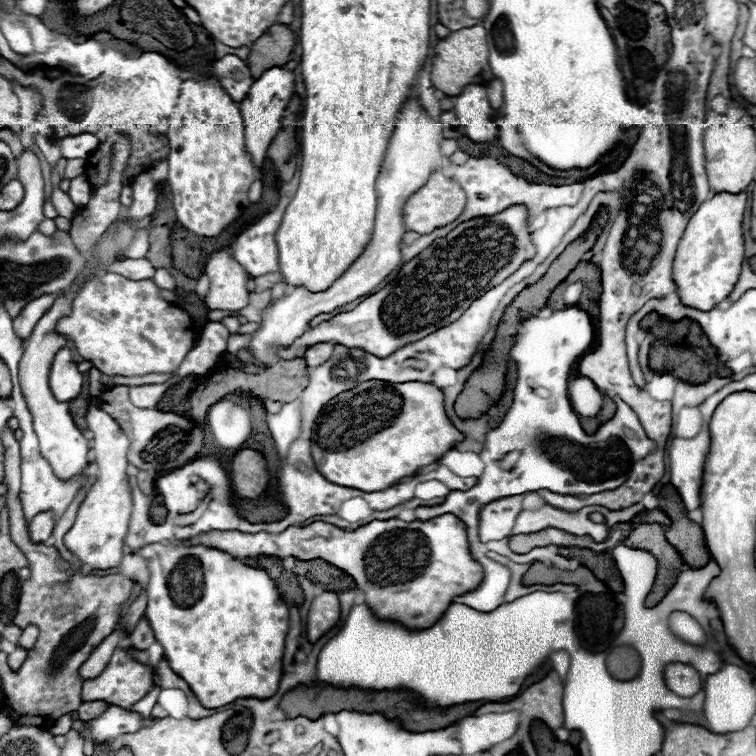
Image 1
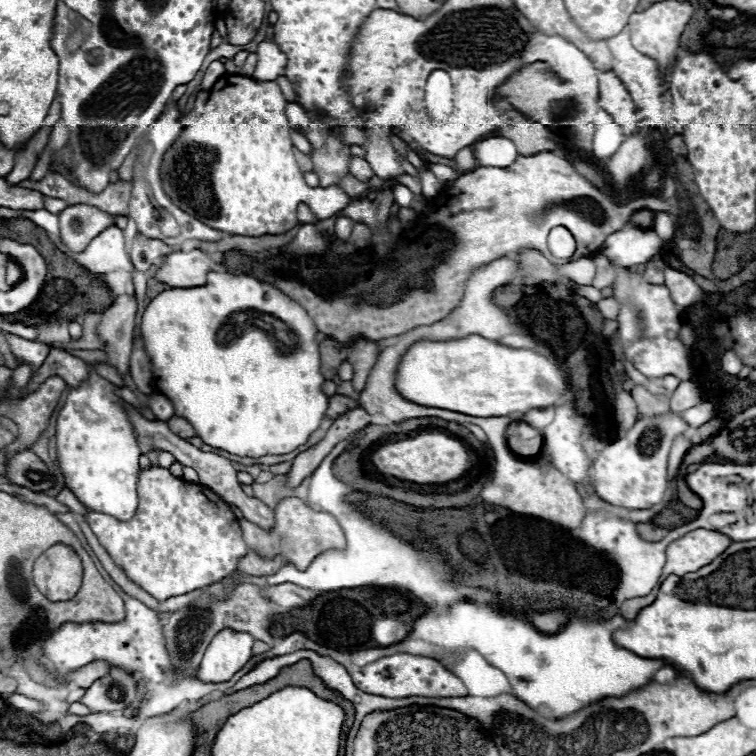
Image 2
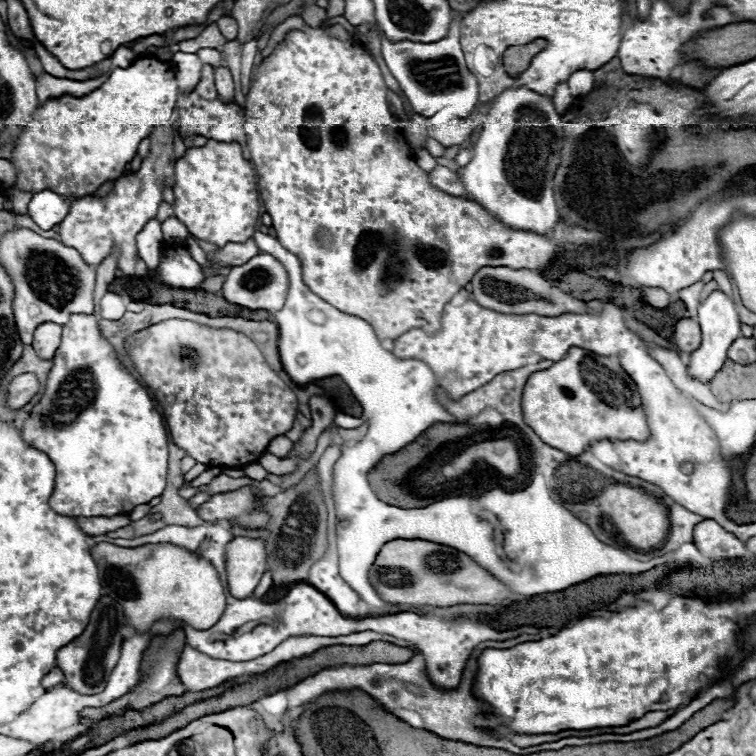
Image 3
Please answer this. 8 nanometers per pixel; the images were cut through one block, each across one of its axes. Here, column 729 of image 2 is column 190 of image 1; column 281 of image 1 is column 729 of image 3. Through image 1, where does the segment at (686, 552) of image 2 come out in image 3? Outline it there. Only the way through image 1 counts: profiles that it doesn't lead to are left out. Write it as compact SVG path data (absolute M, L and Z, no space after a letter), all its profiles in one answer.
M702 520L694 528L694 544L698 550L714 560L720 558L742 558L746 552L744 542L740 542L734 534L726 532L714 520Z

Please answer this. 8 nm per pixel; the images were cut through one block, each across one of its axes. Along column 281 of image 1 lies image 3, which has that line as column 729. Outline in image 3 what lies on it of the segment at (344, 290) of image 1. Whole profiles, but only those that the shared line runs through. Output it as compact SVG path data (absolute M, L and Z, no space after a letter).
M712 292L698 308L698 322L702 328L702 344L698 350L694 350L690 354L688 376L708 384L716 376L716 372L724 366L724 362L728 360L728 348L740 336L740 320L738 320L734 302L722 292Z

